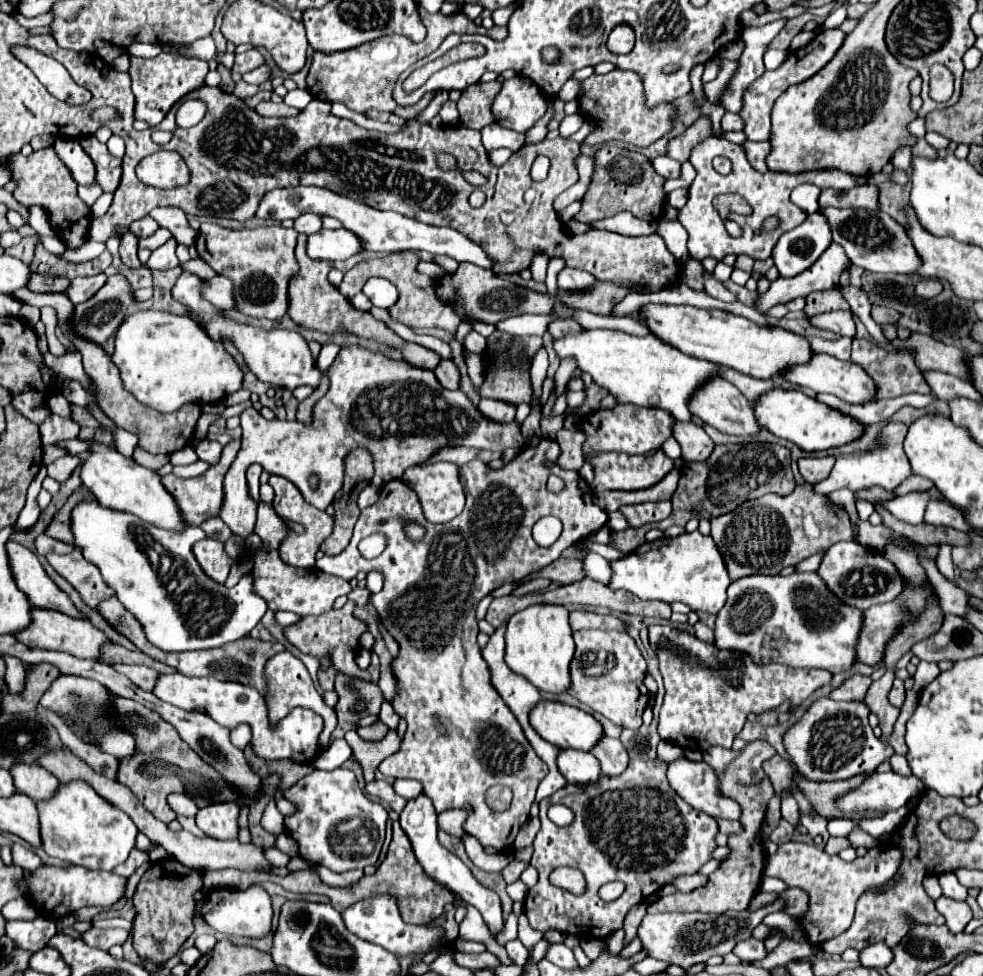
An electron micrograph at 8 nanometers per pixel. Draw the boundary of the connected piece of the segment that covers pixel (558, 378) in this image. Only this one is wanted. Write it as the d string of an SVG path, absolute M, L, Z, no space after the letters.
M567 358L560 361L559 368L554 377L557 398L564 392L566 383L576 368L577 364L574 359Z

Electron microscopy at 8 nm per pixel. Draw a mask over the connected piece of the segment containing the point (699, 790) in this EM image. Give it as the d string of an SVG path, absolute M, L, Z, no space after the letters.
M680 757L668 765L668 781L672 789L694 809L714 819L740 819L740 805L720 791L716 773L708 763Z

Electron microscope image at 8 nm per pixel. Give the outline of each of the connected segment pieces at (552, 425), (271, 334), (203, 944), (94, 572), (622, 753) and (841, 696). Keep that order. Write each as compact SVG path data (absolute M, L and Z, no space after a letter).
M542 417L540 419L540 429L542 429L542 437L548 437L548 439L554 439L556 437L556 431L562 427L562 419L564 417Z
M182 273L178 277L178 281L172 289L172 295L174 295L176 301L186 305L190 311L194 311L194 317L200 319L200 325L208 331L208 335L212 339L224 341L224 339L232 337L236 347L240 349L240 353L244 353L244 359L246 359L248 367L252 369L252 373L260 381L264 381L268 385L288 387L288 389L294 389L294 387L300 387L300 385L308 385L308 387L318 389L318 385L322 381L322 373L314 365L308 343L296 331L286 331L286 329L262 331L262 329L240 325L240 323L234 323L234 321L228 321L228 319L220 317L218 309L202 299L202 295L200 295L200 277L196 277L192 273Z
M200 935L200 937L196 937L196 949L198 949L200 953L212 951L214 945L216 945L216 937L214 937L214 935Z
M74 549L68 555L48 553L46 559L82 595L82 599L90 607L98 607L102 601L114 595L114 591L104 583L94 563L88 563L84 555L80 555L80 549Z
M604 737L594 749L592 753L596 755L596 759L602 765L602 773L608 777L616 777L620 775L626 767L628 767L628 751L624 749L624 745L618 739L612 737Z
M852 675L842 687L834 689L830 693L830 697L836 701L864 701L864 695L866 695L866 689L870 687L870 683L872 683L870 677Z

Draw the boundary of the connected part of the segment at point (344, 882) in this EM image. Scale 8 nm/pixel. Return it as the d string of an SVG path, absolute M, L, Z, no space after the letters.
M324 865L310 867L310 871L316 871L320 875L320 881L330 887L350 887L352 883L358 883L364 877L364 871L346 871L346 873L334 873L326 869Z

